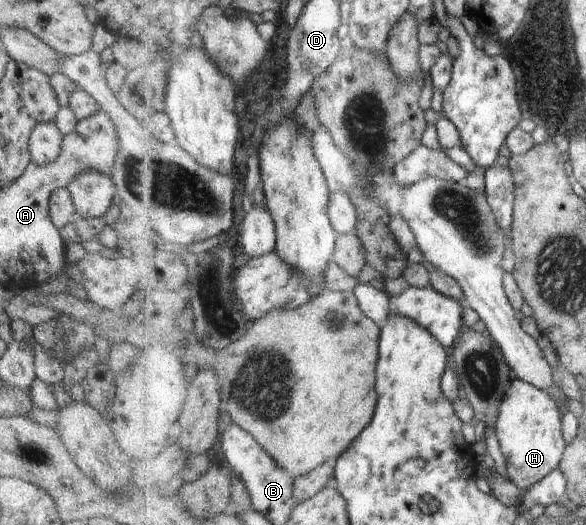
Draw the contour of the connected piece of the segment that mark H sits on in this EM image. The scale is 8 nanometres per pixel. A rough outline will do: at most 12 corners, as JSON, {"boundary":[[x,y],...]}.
{"boundary":[[514,377],[495,430],[507,476],[535,487],[569,444],[555,397]]}

